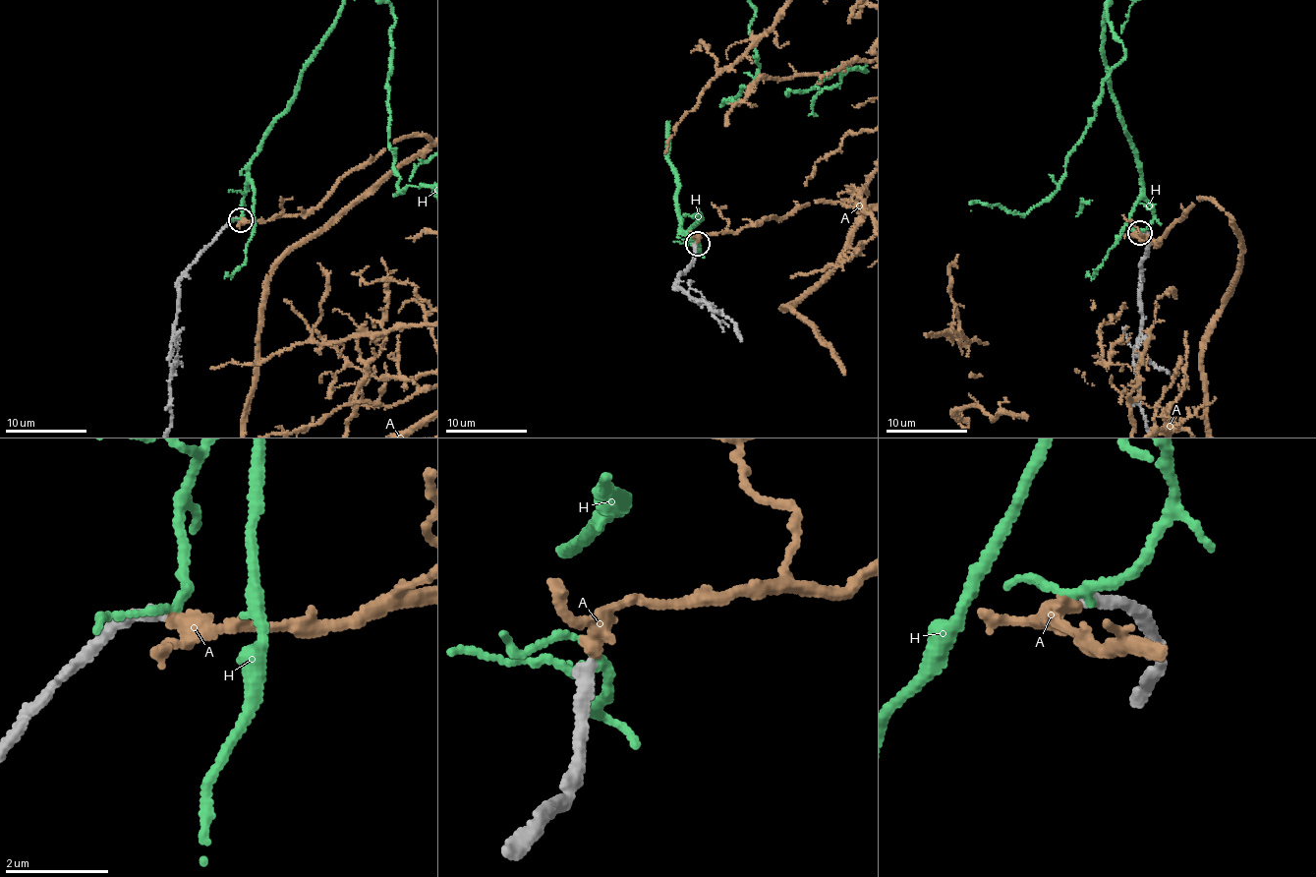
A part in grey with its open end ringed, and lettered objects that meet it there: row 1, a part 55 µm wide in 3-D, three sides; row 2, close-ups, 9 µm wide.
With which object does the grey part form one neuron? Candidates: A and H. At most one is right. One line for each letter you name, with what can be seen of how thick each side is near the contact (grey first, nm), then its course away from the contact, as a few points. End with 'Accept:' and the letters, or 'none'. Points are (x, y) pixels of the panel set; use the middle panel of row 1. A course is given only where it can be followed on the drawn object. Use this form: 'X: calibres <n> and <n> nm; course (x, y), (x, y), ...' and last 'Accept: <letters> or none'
A: calibres 220 and 280 nm
Accept: A

